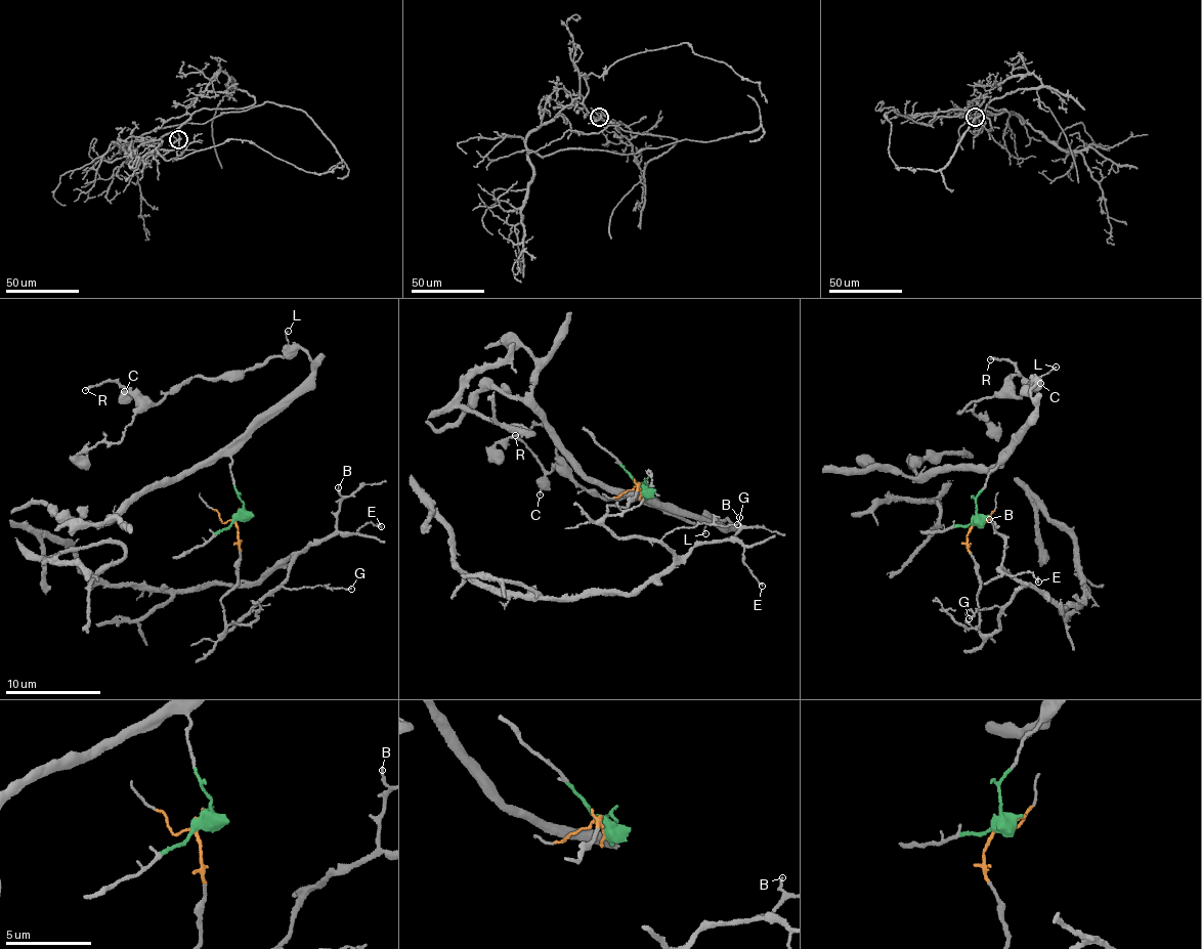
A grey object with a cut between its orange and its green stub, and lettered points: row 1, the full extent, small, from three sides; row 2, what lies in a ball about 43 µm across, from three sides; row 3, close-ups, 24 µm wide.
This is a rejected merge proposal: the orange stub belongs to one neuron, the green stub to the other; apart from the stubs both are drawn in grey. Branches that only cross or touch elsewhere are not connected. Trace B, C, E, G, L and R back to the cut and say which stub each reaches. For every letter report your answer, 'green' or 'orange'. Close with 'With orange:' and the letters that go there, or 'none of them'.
B: orange
C: green
E: orange
G: orange
L: green
R: green
With orange: B, E, G

